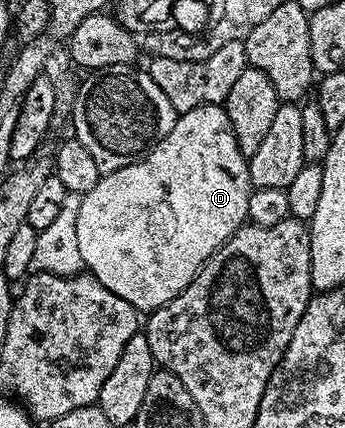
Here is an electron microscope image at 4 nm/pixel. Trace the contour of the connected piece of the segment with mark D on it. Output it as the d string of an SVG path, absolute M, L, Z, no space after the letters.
M206 104L197 106L193 110L176 115L173 130L165 138L152 144L151 149L129 166L121 166L117 170L100 175L97 186L93 190L82 193L83 201L77 210L77 246L81 246L81 258L84 269L90 275L96 276L117 298L125 298L140 313L150 314L155 309L165 306L201 270L201 266L214 254L224 242L231 237L242 224L248 223L247 211L249 210L249 194L251 193L251 179L249 178L248 157L241 154L241 146L237 146L237 138L233 134L233 126L229 122L229 114L223 104Z

